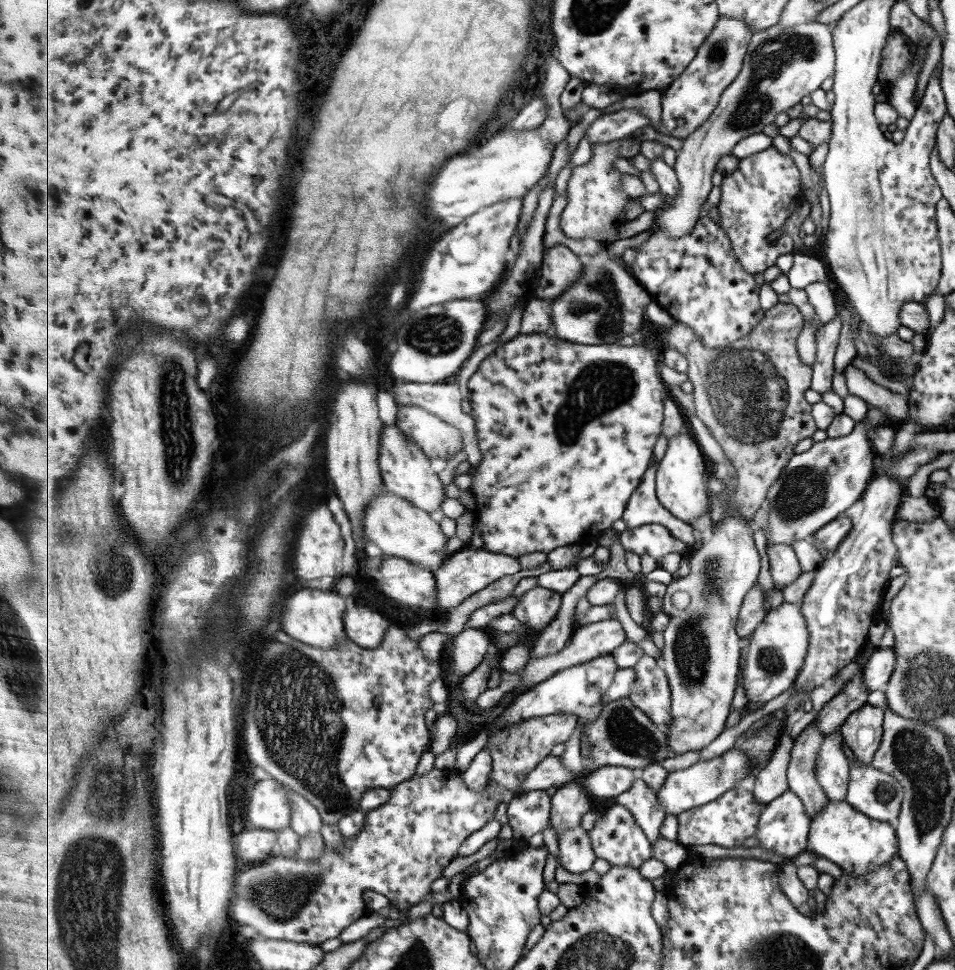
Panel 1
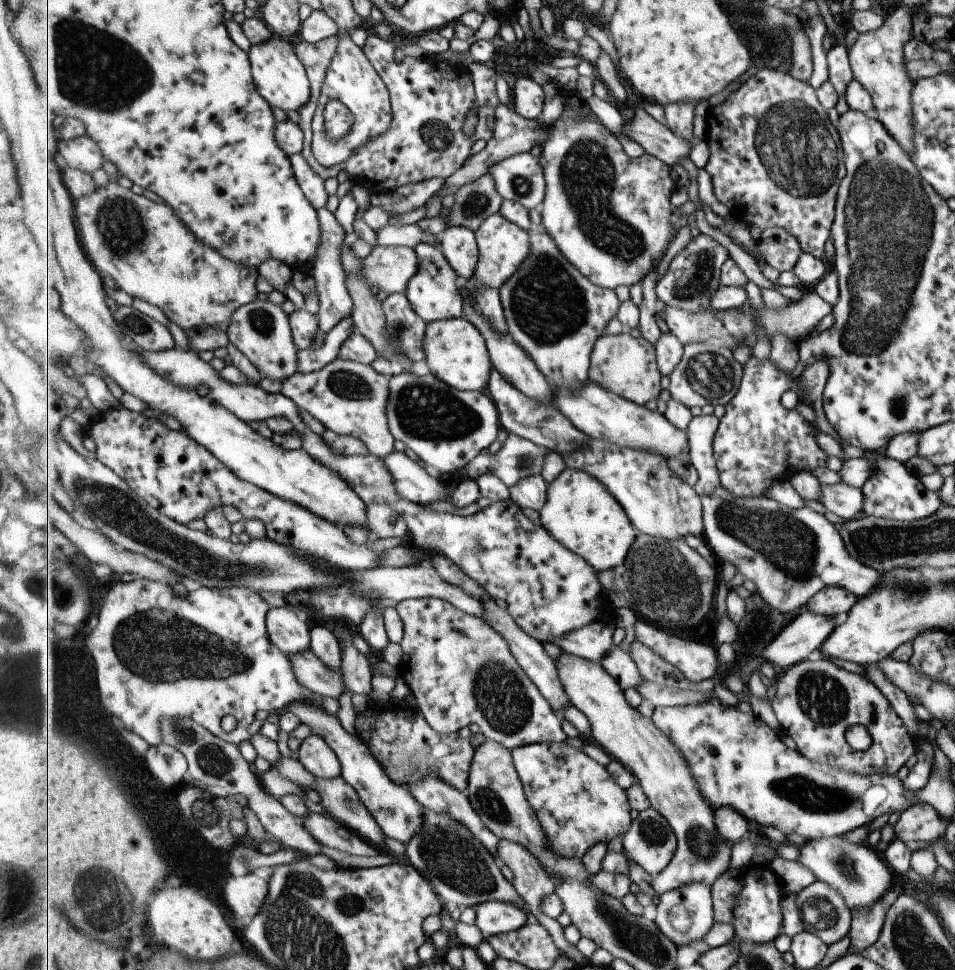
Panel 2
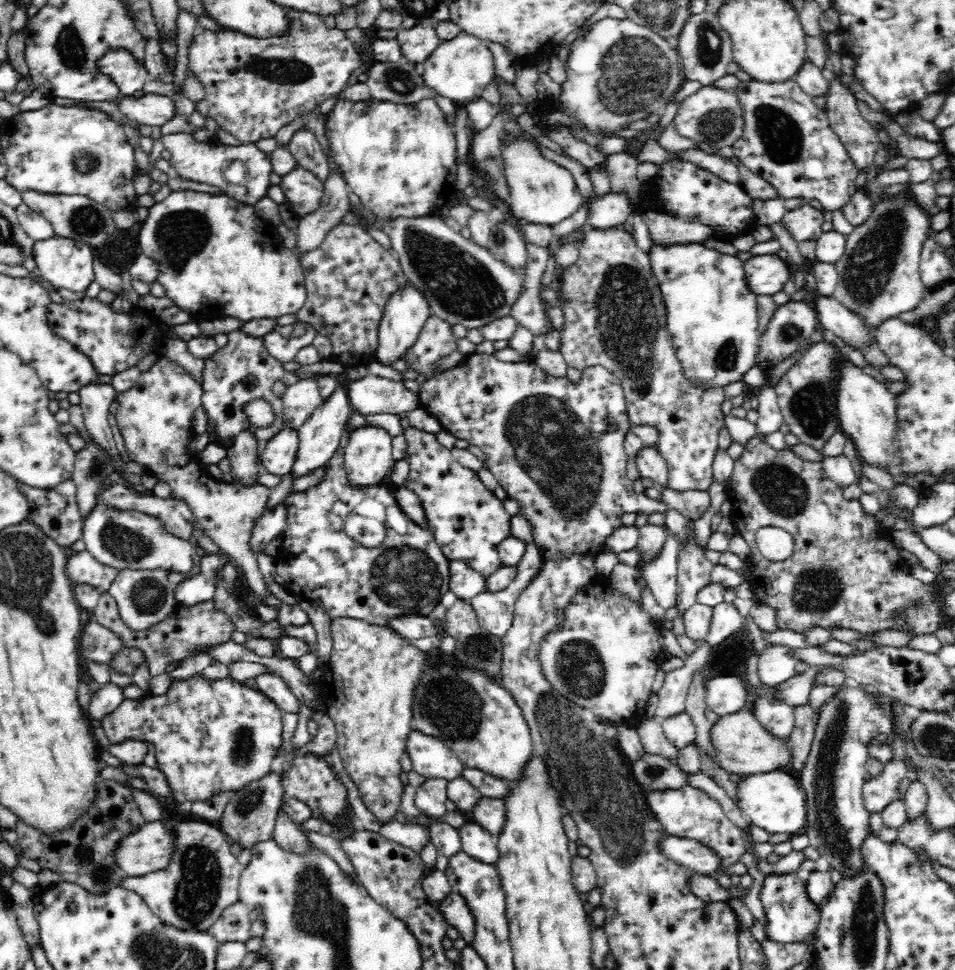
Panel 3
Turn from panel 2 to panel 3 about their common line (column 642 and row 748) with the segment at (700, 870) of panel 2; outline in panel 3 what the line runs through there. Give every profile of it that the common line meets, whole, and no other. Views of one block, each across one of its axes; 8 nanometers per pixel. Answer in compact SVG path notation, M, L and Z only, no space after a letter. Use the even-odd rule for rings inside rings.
M750 708L718 718L718 722L712 725L710 736L713 752L715 752L713 758L726 773L755 775L776 769L788 769L787 740L774 738L761 725Z

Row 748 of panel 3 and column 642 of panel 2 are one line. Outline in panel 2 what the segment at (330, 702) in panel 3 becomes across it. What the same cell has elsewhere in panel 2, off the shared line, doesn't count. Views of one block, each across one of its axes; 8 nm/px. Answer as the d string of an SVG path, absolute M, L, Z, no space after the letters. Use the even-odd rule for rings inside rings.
M619 333L618 335L604 334L595 343L592 352L590 380L611 392L625 397L634 403L644 405L649 400L658 400L661 394L661 374L655 344L645 338L635 338L633 334Z

